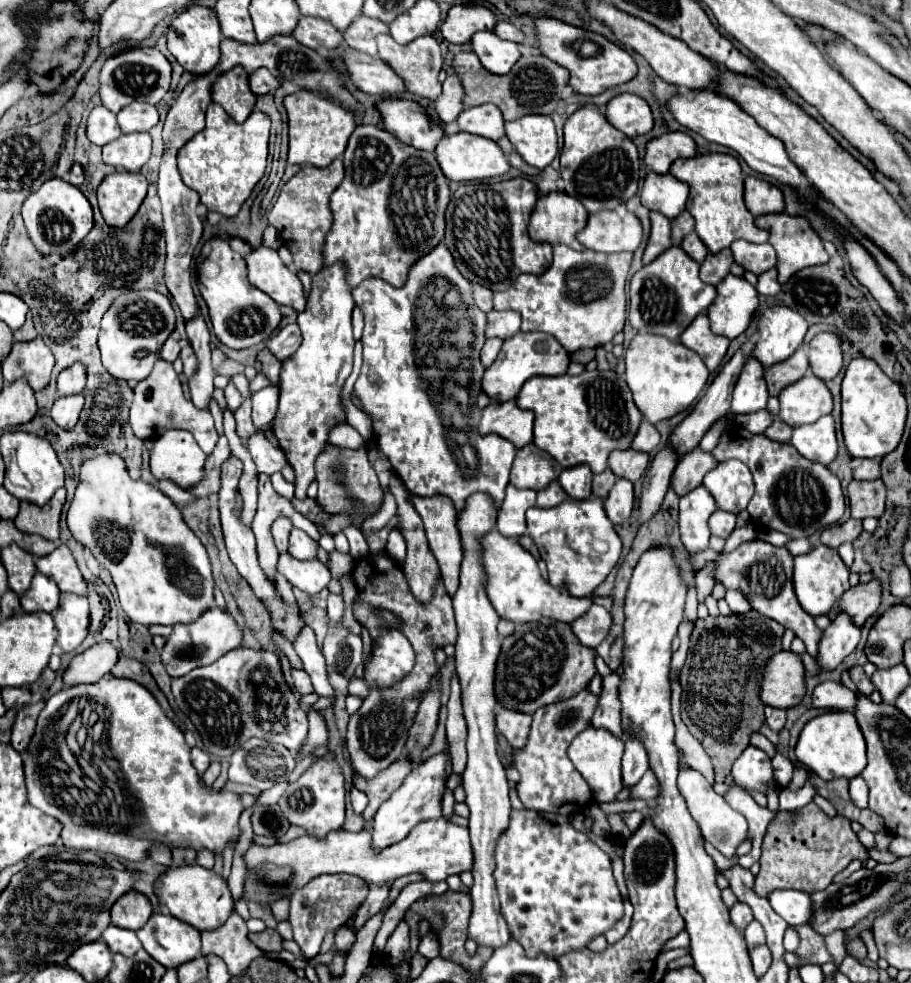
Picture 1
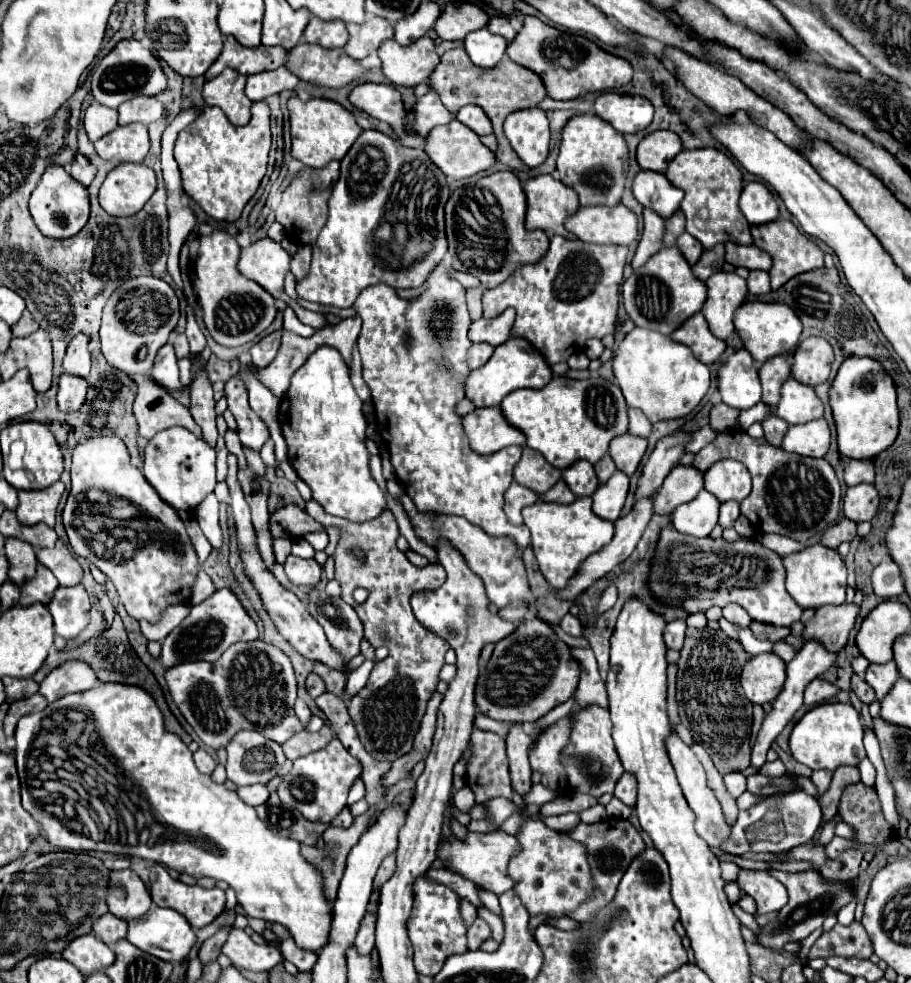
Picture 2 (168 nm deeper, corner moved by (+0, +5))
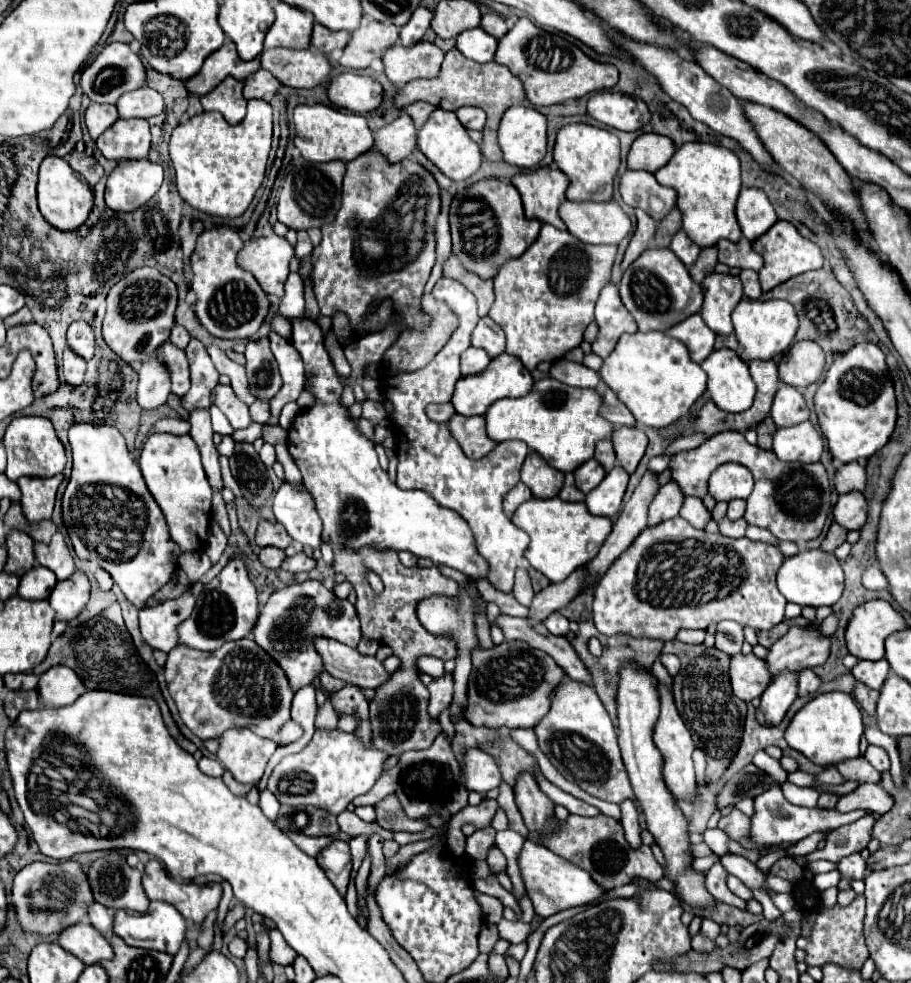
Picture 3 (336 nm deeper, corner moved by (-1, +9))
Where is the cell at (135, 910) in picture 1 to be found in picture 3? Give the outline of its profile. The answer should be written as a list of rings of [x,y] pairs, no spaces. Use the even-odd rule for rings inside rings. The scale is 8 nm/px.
[[[111,852],[95,860],[89,870],[89,882],[93,884],[93,896],[107,908],[145,912],[149,898],[141,886],[141,870],[131,868],[125,856]]]

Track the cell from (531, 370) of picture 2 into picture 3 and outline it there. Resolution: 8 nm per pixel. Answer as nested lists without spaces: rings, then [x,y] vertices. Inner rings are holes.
[[[503,352],[497,358],[493,358],[491,364],[483,372],[473,374],[473,376],[463,376],[455,386],[455,394],[451,402],[459,414],[475,416],[475,414],[485,414],[487,408],[499,398],[519,398],[519,396],[529,394],[531,386],[533,386],[533,376],[523,366],[523,362],[517,356]]]

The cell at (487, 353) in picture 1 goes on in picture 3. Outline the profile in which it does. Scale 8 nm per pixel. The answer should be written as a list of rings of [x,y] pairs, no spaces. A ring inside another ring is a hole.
[[[471,346],[469,350],[465,350],[465,354],[461,354],[461,372],[463,376],[471,376],[477,372],[483,372],[489,364],[489,354],[485,350],[479,350],[475,346]]]

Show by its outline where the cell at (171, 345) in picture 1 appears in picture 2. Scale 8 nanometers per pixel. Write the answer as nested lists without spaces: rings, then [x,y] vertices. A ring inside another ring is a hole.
[[[164,344],[158,350],[156,362],[152,370],[148,372],[148,378],[152,378],[152,382],[156,382],[158,386],[164,386],[164,390],[168,392],[184,390],[182,382],[178,380],[178,364],[176,364],[176,354],[174,354],[172,344]]]

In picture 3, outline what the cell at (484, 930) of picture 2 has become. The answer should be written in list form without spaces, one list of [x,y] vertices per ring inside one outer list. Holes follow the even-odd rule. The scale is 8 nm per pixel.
[[[483,924],[481,932],[479,932],[479,952],[489,954],[495,946],[495,942],[499,940],[499,932],[495,924]]]

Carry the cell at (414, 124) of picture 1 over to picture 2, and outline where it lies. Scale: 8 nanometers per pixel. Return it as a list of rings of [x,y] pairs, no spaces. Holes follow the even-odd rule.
[[[360,84],[350,92],[350,104],[376,120],[388,122],[400,140],[408,146],[414,142],[414,134],[404,132],[406,110],[400,98],[400,92],[392,84]]]

